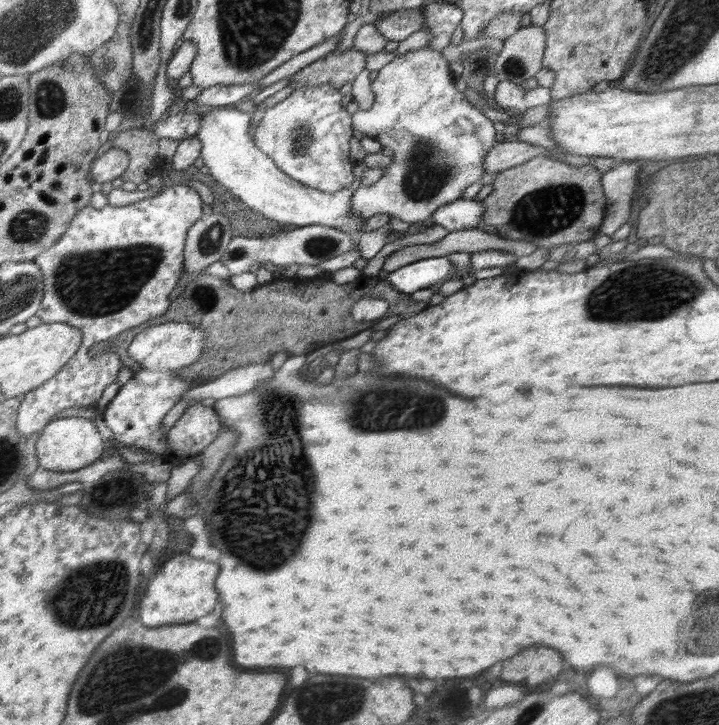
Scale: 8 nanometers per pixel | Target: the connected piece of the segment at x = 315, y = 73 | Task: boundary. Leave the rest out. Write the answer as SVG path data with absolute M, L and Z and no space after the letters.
M356 49L324 55L295 72L288 85L298 90L303 86L320 86L326 83L340 89L348 82L353 84L358 74L365 69L366 56L364 51Z

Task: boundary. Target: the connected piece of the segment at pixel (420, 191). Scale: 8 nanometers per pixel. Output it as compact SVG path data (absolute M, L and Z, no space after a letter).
M427 45L406 54L396 55L382 69L373 74L373 105L368 110L359 108L351 115L351 125L365 136L378 140L383 146L394 151L390 166L372 186L360 185L351 196L351 211L358 217L369 219L379 213L385 213L406 223L430 220L440 206L463 198L465 188L476 181L487 181L489 175L482 165L486 153L496 146L500 137L494 129L494 123L484 113L472 106L463 93L454 87L456 77L449 69L449 62Z

